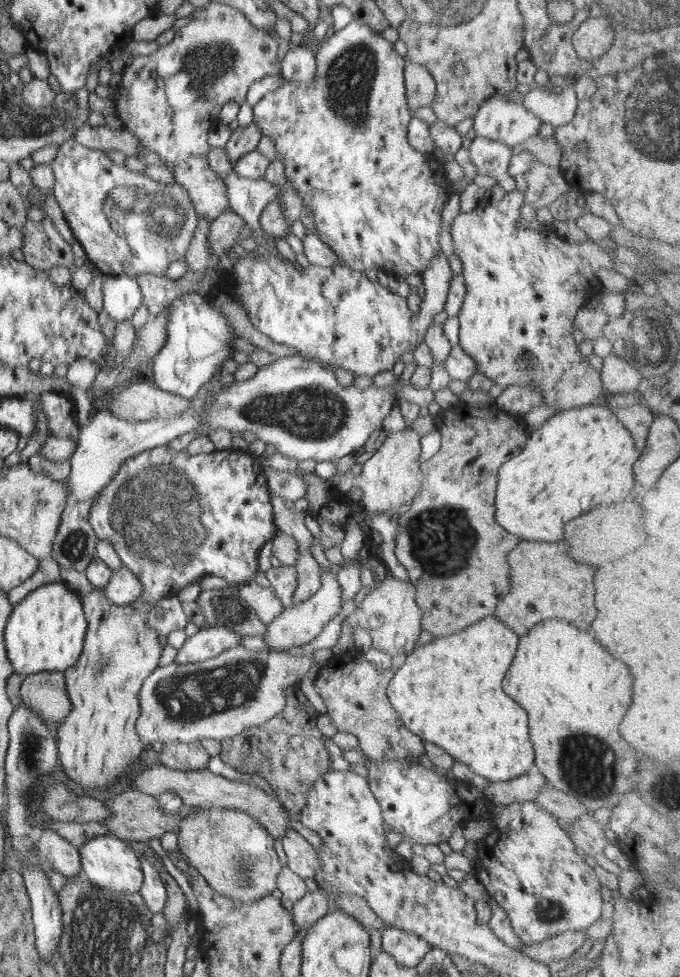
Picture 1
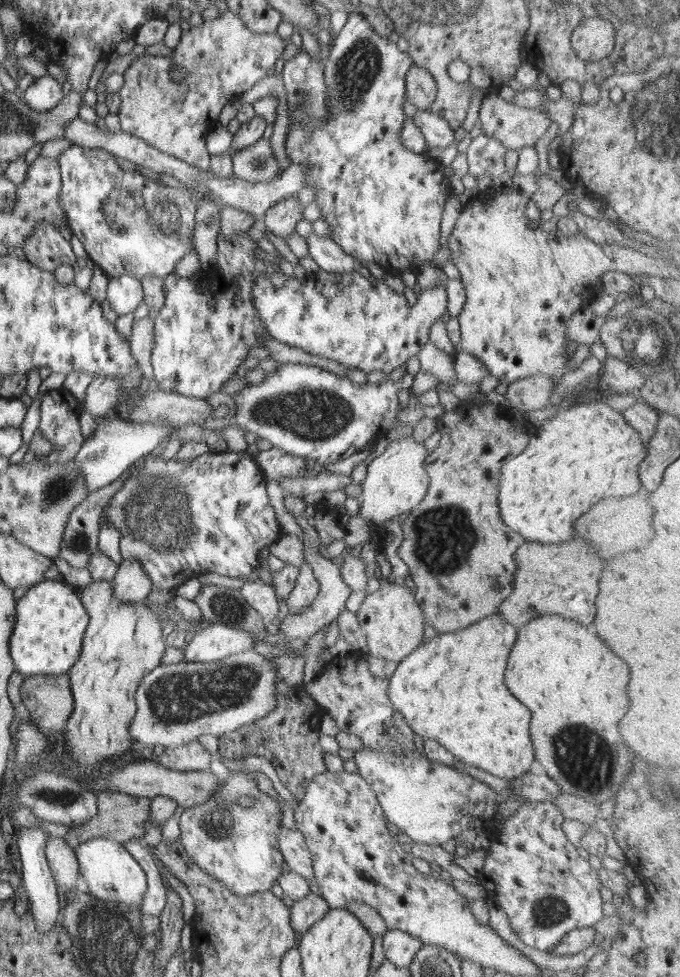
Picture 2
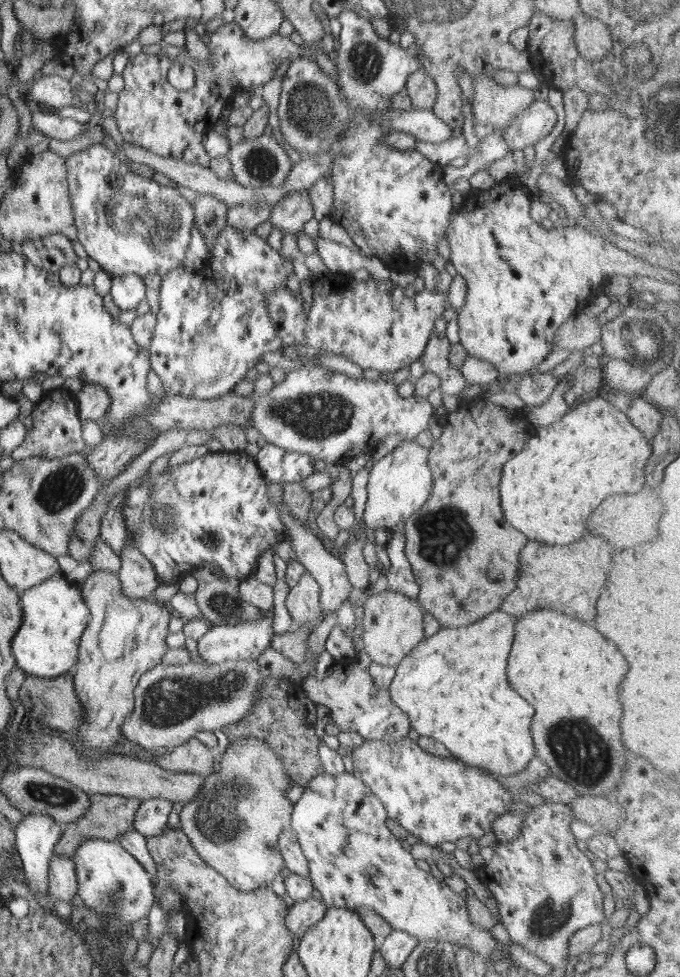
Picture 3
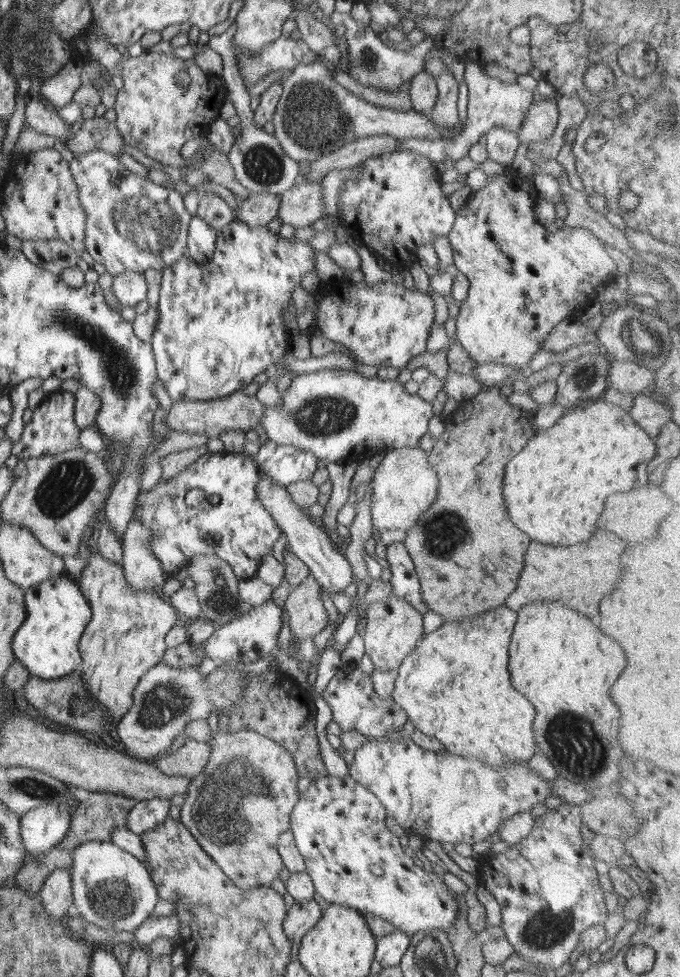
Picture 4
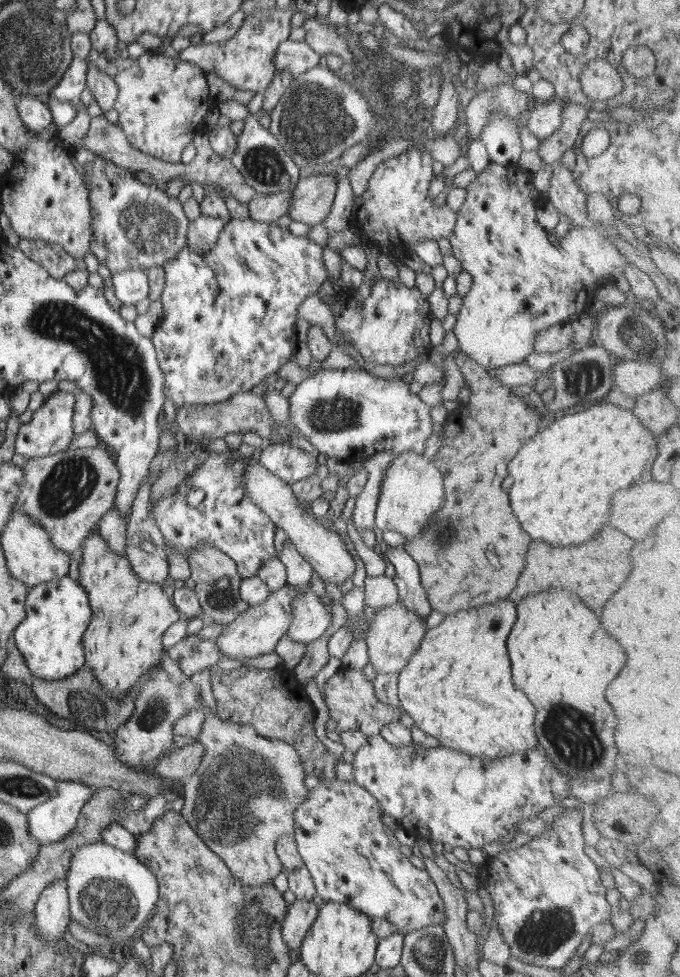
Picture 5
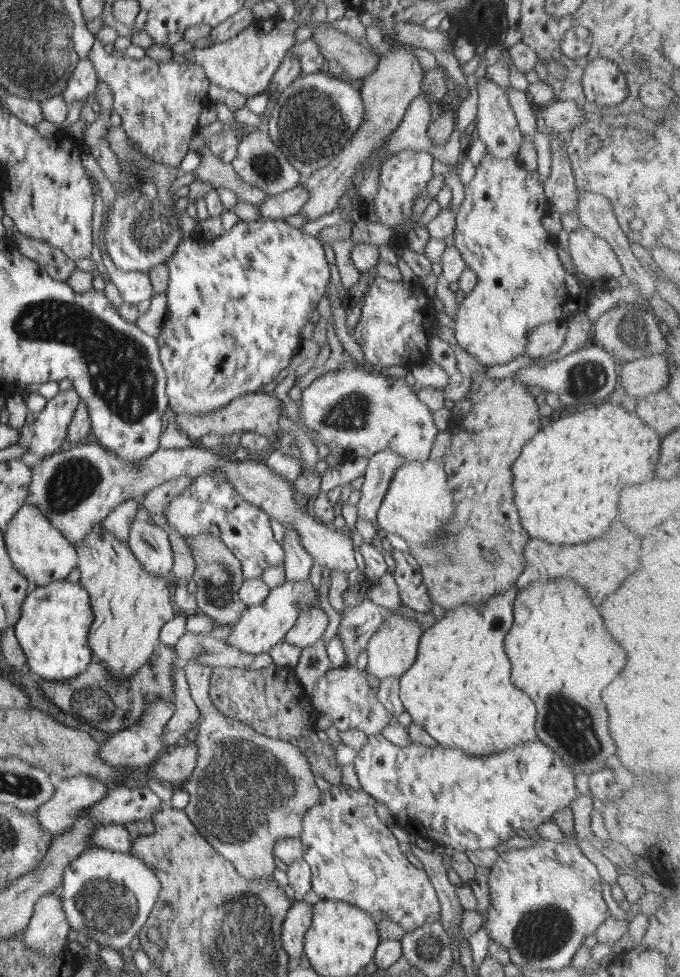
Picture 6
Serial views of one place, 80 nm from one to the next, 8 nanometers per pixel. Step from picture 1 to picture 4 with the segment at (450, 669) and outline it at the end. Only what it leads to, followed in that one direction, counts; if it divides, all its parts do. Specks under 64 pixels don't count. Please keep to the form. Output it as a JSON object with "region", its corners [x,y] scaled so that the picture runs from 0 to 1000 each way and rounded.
{"region":[[[744,618],[724,623],[724,628],[732,628],[732,631],[706,631],[703,628],[703,635],[712,635],[712,637],[721,637],[721,639],[712,639],[715,643],[703,643],[709,639],[703,639],[703,635],[697,637],[697,649],[700,649],[700,657],[694,661],[694,641],[674,641],[671,637],[653,637],[651,640],[641,644],[638,647],[625,648],[622,654],[615,658],[615,661],[591,677],[587,682],[585,694],[579,699],[579,707],[576,709],[578,718],[587,721],[600,732],[603,739],[609,741],[610,745],[629,751],[629,753],[638,753],[650,762],[653,762],[656,769],[672,772],[681,775],[703,777],[713,783],[721,785],[740,785],[753,781],[763,781],[776,779],[788,769],[788,757],[785,757],[785,747],[782,747],[782,737],[785,737],[785,723],[765,710],[753,704],[750,700],[750,688],[747,688],[747,657],[750,657],[750,649],[756,645],[759,639],[760,626],[750,624]]]}

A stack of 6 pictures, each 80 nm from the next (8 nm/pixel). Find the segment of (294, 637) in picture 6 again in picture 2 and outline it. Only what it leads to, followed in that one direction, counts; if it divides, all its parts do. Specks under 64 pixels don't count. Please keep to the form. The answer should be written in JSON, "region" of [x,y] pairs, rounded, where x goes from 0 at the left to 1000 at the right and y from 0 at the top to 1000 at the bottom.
{"region":[[[446,574],[440,580],[441,585],[429,606],[419,612],[419,617],[429,628],[451,626],[454,620],[469,607],[469,596],[462,590],[456,578]]]}

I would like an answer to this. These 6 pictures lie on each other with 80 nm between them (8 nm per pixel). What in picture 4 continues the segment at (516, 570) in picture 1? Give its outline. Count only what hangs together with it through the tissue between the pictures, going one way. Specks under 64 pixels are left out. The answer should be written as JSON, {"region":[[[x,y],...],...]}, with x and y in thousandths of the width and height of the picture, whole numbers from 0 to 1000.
{"region":[[[901,546],[874,547],[865,555],[835,561],[800,559],[790,554],[779,555],[771,568],[769,584],[763,588],[760,601],[746,611],[744,620],[762,626],[768,618],[812,612],[826,614],[832,620],[841,620],[856,628],[874,633],[874,628],[879,628],[882,614],[894,610],[906,602],[906,596],[912,594],[915,588],[912,567],[921,558],[919,554]]]}

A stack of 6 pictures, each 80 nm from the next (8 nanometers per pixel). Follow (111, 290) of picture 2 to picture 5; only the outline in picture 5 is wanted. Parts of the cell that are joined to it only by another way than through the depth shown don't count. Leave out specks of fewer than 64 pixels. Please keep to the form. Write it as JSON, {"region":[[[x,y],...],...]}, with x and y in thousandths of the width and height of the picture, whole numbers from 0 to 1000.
{"region":[[[190,275],[165,279],[162,290],[182,312],[199,312],[219,303],[219,285],[210,276]]]}

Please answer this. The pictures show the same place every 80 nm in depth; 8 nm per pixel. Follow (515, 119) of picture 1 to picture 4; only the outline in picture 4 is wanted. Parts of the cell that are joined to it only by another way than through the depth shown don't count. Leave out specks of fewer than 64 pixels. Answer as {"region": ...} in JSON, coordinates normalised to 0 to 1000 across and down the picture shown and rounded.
{"region":[[[807,100],[784,104],[774,116],[769,128],[759,134],[768,147],[801,144],[819,130],[822,111],[818,101]]]}

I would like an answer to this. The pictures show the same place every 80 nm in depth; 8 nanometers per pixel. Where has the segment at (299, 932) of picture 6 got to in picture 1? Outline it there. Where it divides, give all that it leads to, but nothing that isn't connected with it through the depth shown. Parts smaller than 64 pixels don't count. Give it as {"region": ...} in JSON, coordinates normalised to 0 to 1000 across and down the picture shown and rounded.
{"region":[[[472,912],[456,913],[432,924],[432,930],[428,932],[431,945],[443,950],[456,950],[465,944],[471,943],[482,934],[482,919]]]}

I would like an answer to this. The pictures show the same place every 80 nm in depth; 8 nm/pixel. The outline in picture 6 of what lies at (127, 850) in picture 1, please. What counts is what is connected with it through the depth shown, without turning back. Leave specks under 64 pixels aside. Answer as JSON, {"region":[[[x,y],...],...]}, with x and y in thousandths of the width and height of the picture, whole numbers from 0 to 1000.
{"region":[[[126,868],[101,885],[96,886],[91,907],[87,911],[91,917],[88,919],[91,930],[104,951],[126,956],[126,959],[132,960],[134,967],[135,962],[144,962],[147,973],[153,966],[153,971],[165,971],[172,977],[178,971],[191,967],[212,949],[234,921],[237,904],[226,892],[191,872],[176,873],[154,868]]]}

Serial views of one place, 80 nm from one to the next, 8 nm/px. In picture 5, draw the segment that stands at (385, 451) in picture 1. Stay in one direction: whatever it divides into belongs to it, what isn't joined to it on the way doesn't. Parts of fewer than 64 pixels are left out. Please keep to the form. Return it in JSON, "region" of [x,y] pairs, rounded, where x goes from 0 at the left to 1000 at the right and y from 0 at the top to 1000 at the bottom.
{"region":[[[591,464],[571,474],[565,490],[559,495],[560,505],[551,524],[551,538],[559,542],[581,542],[600,553],[618,547],[654,515],[651,487],[640,475],[622,465]]]}

